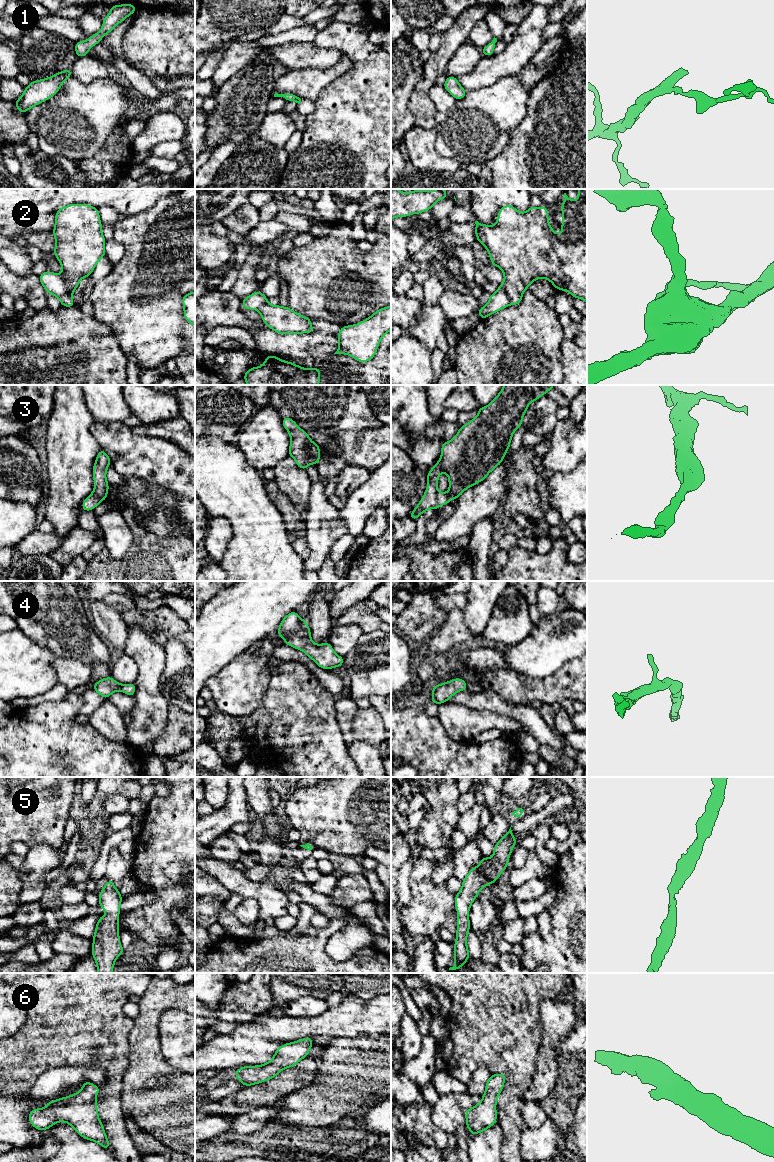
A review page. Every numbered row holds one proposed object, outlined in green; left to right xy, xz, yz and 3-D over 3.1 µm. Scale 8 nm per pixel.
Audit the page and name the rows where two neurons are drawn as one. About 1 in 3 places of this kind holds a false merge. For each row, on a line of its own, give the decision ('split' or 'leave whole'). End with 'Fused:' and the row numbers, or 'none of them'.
1: leave whole
2: split
3: leave whole
4: leave whole
5: leave whole
6: leave whole
Fused: 2

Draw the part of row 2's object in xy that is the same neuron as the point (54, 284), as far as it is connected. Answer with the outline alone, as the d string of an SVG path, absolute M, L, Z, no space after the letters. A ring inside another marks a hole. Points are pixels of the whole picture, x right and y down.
M46 271L38 277L47 294L55 295L62 306L72 307L75 305L72 296L67 291L66 281L61 274Z

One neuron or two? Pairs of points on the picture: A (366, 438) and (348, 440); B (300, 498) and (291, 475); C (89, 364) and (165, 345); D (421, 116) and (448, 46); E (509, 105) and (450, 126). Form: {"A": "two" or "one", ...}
{"A": "one", "B": "one", "C": "two", "D": "one", "E": "one"}

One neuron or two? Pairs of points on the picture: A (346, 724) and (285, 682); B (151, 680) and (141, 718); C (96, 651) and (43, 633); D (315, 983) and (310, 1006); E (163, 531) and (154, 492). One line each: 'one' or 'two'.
A: two
B: one
C: one
D: two
E: one

